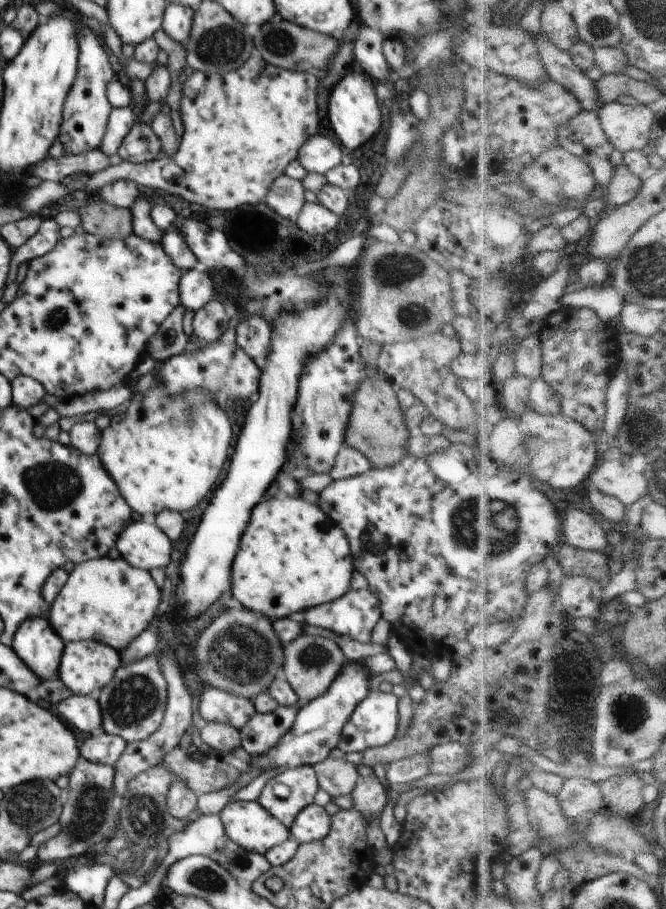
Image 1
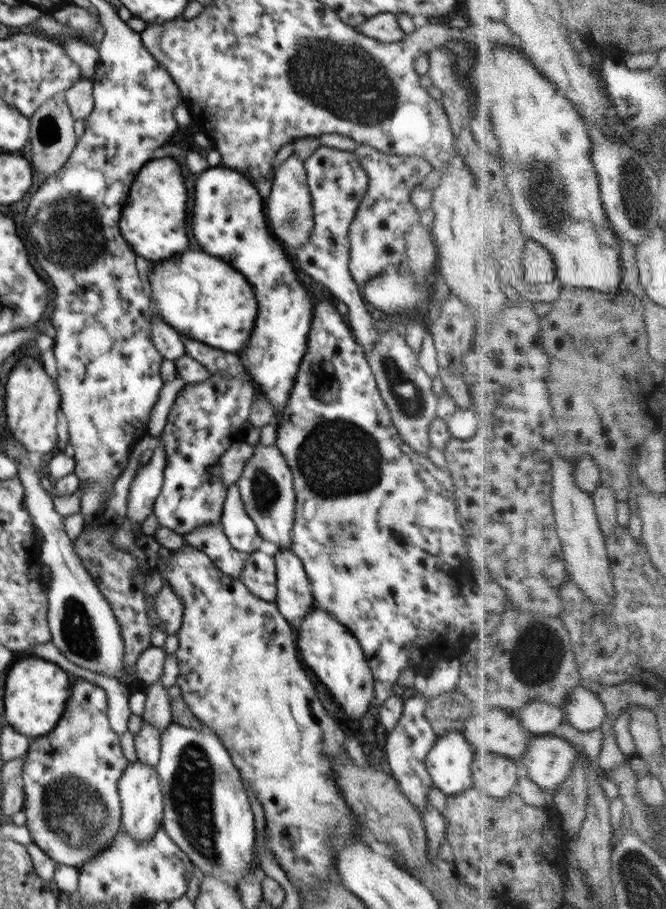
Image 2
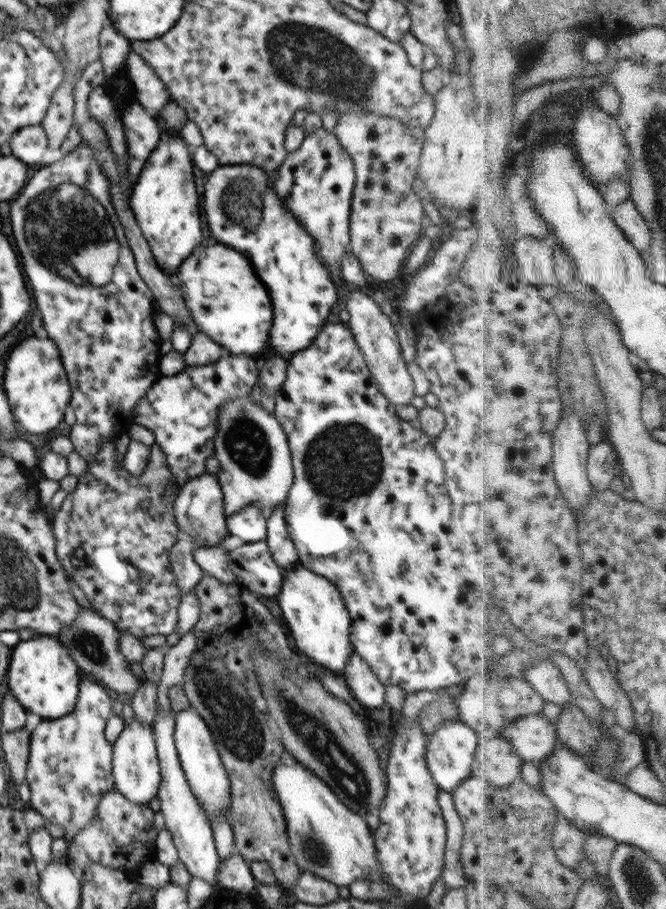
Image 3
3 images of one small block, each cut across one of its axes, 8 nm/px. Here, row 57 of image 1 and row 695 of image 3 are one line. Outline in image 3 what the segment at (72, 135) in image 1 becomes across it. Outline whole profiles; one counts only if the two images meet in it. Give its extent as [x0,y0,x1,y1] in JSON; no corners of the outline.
[26,675,114,842]

